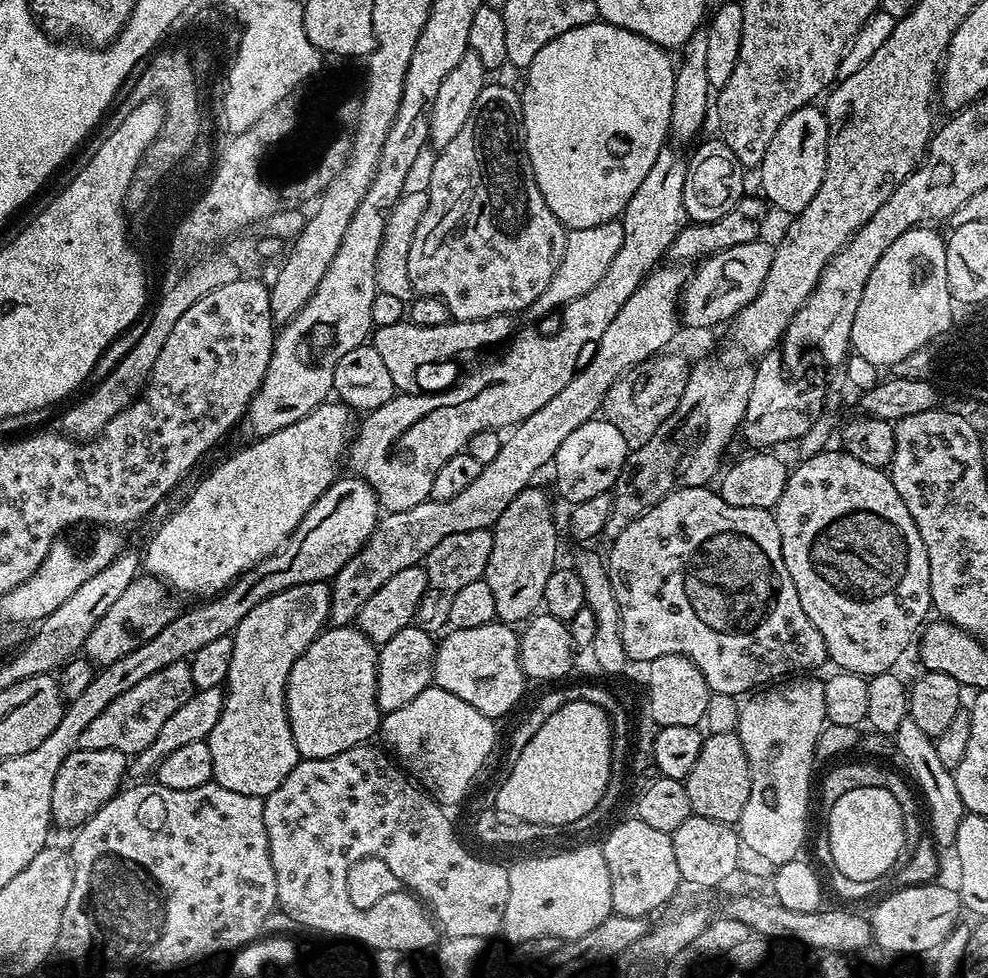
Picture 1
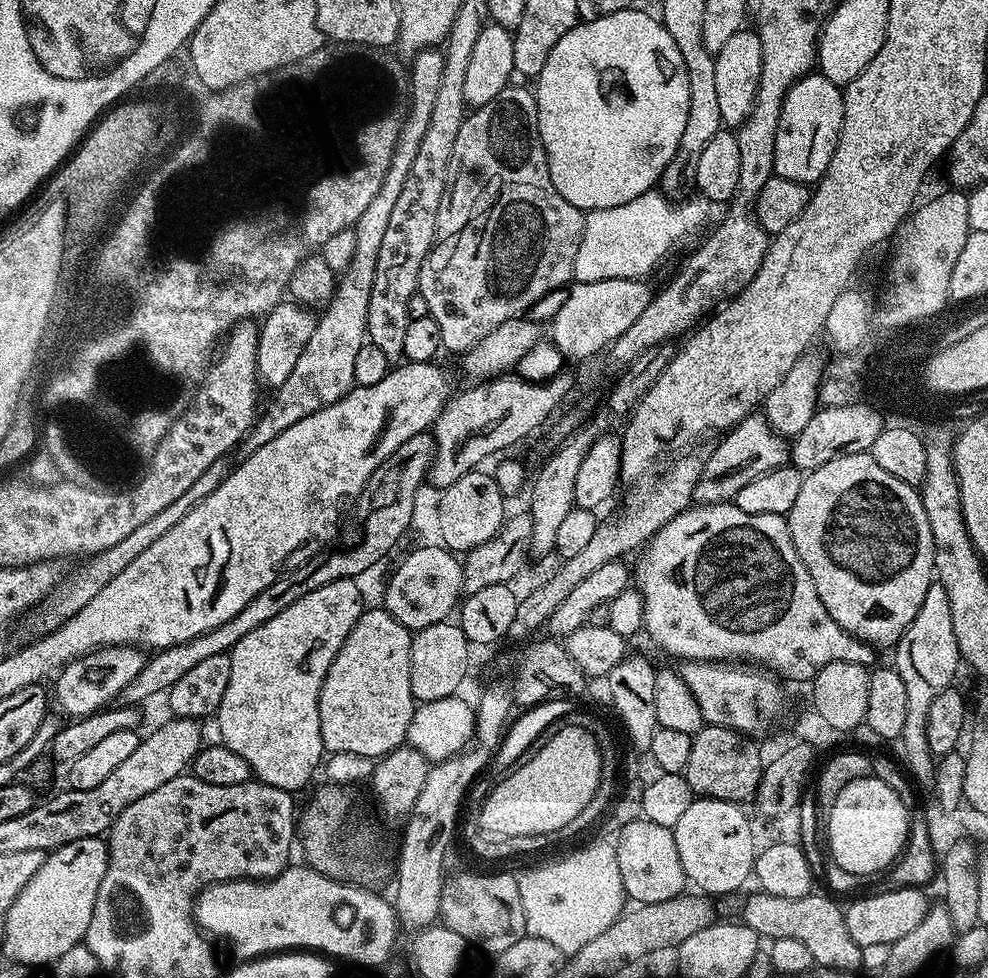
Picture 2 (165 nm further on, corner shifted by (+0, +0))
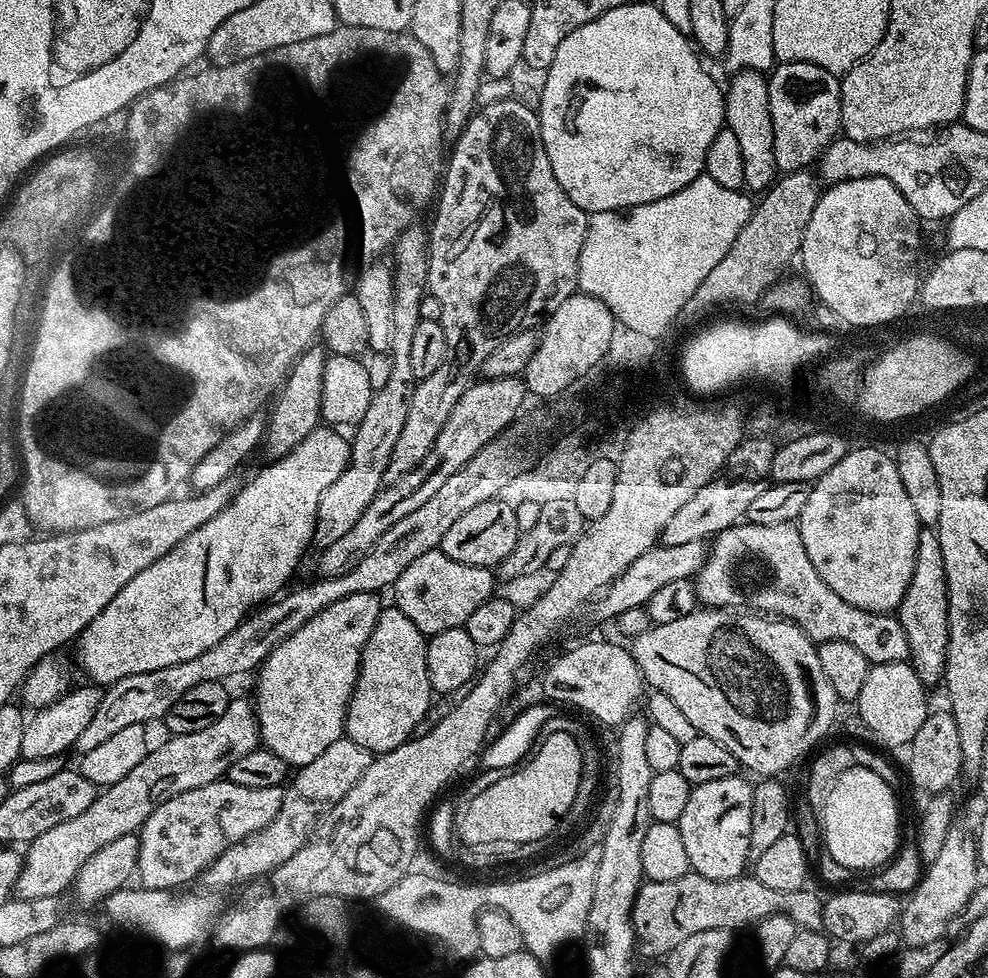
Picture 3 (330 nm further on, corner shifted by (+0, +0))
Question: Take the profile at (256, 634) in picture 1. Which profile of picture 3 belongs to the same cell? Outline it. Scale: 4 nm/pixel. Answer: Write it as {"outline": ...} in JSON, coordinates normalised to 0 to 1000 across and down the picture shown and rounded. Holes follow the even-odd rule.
{"outline":[[[371,605],[370,607],[354,607],[354,611],[342,611],[342,616],[334,616],[334,620],[330,620],[330,624],[318,628],[318,632],[314,632],[314,636],[310,636],[308,640],[302,640],[302,644],[298,644],[298,648],[294,648],[294,652],[289,652],[281,661],[277,661],[275,668],[263,678],[257,691],[259,694],[257,723],[259,725],[259,737],[263,743],[263,761],[272,765],[277,771],[281,771],[281,775],[285,775],[297,786],[305,785],[310,779],[318,779],[318,775],[322,775],[322,771],[326,771],[326,767],[330,767],[330,763],[334,763],[334,759],[345,756],[349,752],[348,735],[352,729],[352,719],[362,693],[366,665],[374,652],[374,646],[379,644],[379,636],[383,636],[383,628],[387,621],[385,612],[386,610],[382,606]]]}

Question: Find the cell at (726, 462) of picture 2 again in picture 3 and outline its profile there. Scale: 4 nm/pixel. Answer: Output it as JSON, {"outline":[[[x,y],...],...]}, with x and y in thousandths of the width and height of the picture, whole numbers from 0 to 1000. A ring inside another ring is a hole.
{"outline":[[[726,489],[720,491],[715,497],[711,497],[711,501],[706,501],[706,505],[702,505],[702,509],[698,509],[698,513],[694,513],[690,521],[682,526],[682,530],[678,530],[670,549],[671,556],[690,558],[693,554],[706,554],[707,552],[717,554],[731,542],[742,540],[744,536],[750,535],[756,529],[763,509],[767,509],[767,505],[771,505],[771,501],[775,498],[774,492],[752,489],[733,490]]]}

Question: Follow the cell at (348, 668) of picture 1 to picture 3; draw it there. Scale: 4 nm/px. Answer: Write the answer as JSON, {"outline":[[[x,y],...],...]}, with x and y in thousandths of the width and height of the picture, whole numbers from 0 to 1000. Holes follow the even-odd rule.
{"outline":[[[386,621],[383,636],[379,636],[379,644],[374,646],[374,652],[366,665],[362,693],[352,719],[352,729],[348,735],[351,756],[362,759],[362,763],[378,771],[394,769],[417,756],[426,743],[424,740],[430,739],[433,725],[436,724],[439,715],[435,701],[435,685],[431,685],[432,664],[433,654],[429,647],[423,644],[423,640],[419,640],[419,636],[415,636],[415,632],[411,632],[411,628],[407,628],[405,622]]]}

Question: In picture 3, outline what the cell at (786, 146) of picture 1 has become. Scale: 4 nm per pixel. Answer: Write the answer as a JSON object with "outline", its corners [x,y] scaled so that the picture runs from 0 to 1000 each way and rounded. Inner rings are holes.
{"outline":[[[789,63],[776,79],[783,125],[783,166],[790,177],[821,173],[851,134],[847,75],[816,63]]]}

